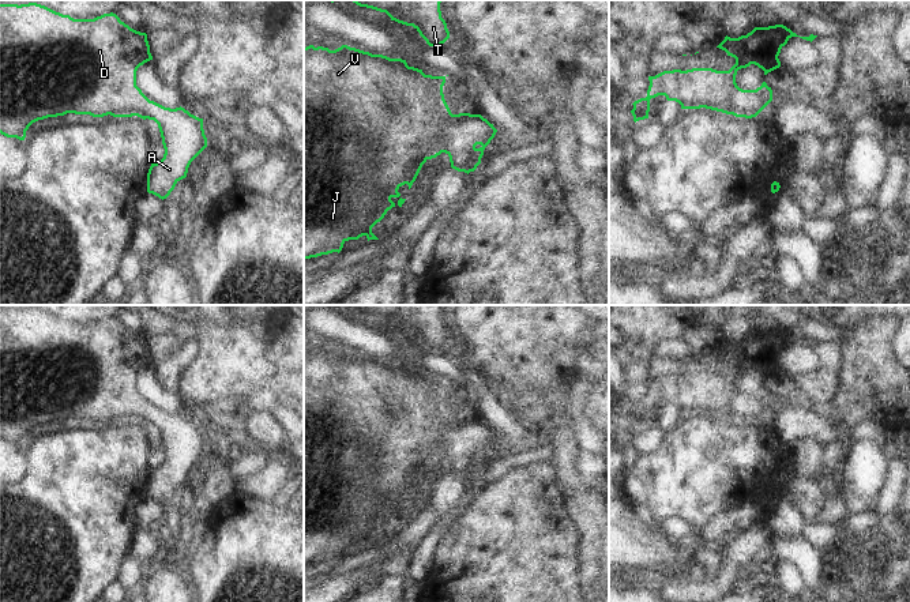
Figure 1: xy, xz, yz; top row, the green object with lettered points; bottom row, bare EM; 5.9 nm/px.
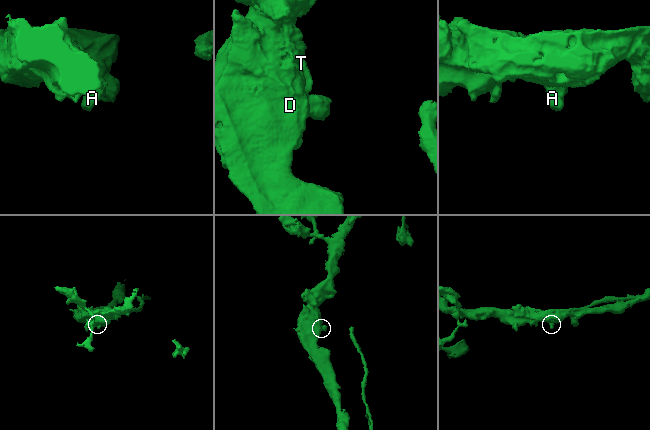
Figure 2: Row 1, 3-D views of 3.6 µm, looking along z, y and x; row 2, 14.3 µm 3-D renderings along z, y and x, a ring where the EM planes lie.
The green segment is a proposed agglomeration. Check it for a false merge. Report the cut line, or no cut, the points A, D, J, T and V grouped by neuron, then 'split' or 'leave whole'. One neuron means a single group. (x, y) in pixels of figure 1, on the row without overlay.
no cut; A D J T V; leave whole

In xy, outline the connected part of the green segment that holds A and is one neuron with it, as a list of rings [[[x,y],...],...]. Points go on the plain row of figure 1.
[[[37,308],[0,309],[0,439],[25,445],[29,432],[48,422],[67,418],[90,419],[93,422],[132,422],[154,425],[158,429],[163,463],[151,469],[147,478],[147,497],[166,504],[176,489],[187,482],[191,467],[207,452],[203,424],[184,413],[165,413],[150,406],[136,391],[136,376],[153,365],[147,339],[131,334],[110,317],[94,324],[74,324]]]

